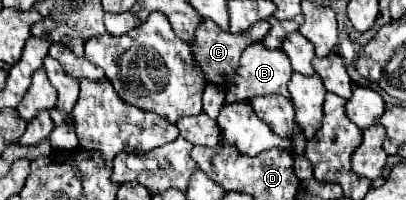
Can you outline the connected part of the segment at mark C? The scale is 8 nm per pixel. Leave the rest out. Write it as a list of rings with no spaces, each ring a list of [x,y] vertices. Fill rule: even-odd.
[[[203,19],[189,45],[191,45],[193,59],[199,63],[199,67],[205,73],[205,81],[209,81],[217,87],[223,87],[225,81],[231,81],[235,75],[235,69],[239,65],[239,57],[245,51],[245,47],[249,47],[255,41],[261,41],[267,35],[267,31],[269,31],[267,21],[257,21],[257,25],[253,25],[253,29],[247,29],[245,33],[229,33],[229,31],[223,31],[217,23]]]

